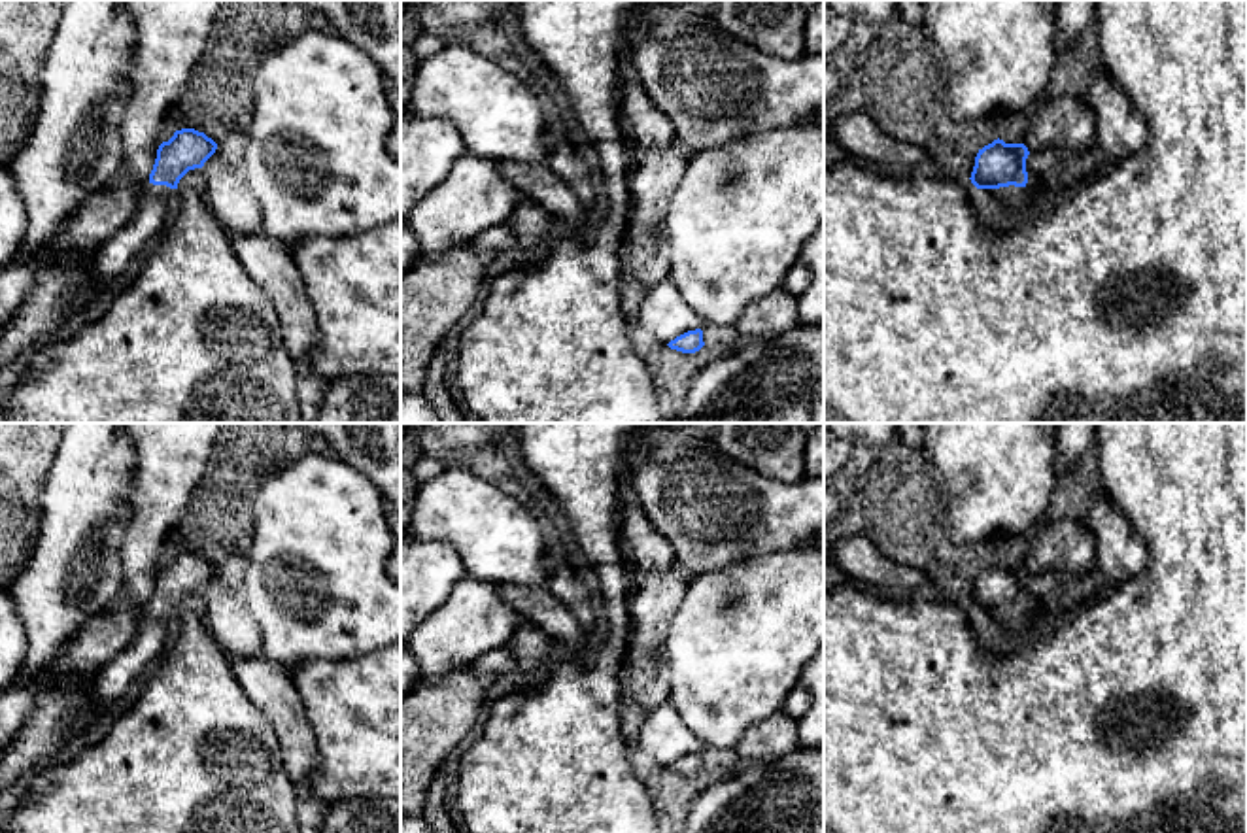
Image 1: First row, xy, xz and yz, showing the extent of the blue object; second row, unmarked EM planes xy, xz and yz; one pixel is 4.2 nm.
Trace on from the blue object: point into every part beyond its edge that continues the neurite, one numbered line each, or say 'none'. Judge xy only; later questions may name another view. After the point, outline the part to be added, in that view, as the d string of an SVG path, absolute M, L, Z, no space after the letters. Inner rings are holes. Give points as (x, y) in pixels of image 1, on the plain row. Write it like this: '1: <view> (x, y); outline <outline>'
1: xy (153, 629); outline M145 606L136 623L132 642L113 655L94 672L83 703L70 710L68 723L74 729L96 723L106 712L113 710L134 678L155 665L157 657L168 648L174 631L174 612Z

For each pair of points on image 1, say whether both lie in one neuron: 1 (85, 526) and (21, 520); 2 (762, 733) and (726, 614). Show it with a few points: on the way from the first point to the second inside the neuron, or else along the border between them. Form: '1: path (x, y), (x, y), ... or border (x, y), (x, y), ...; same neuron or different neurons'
1: border (46, 478), (40, 490), (40, 533), (25, 563); different neurons
2: border (781, 709), (758, 720), (734, 748); different neurons

